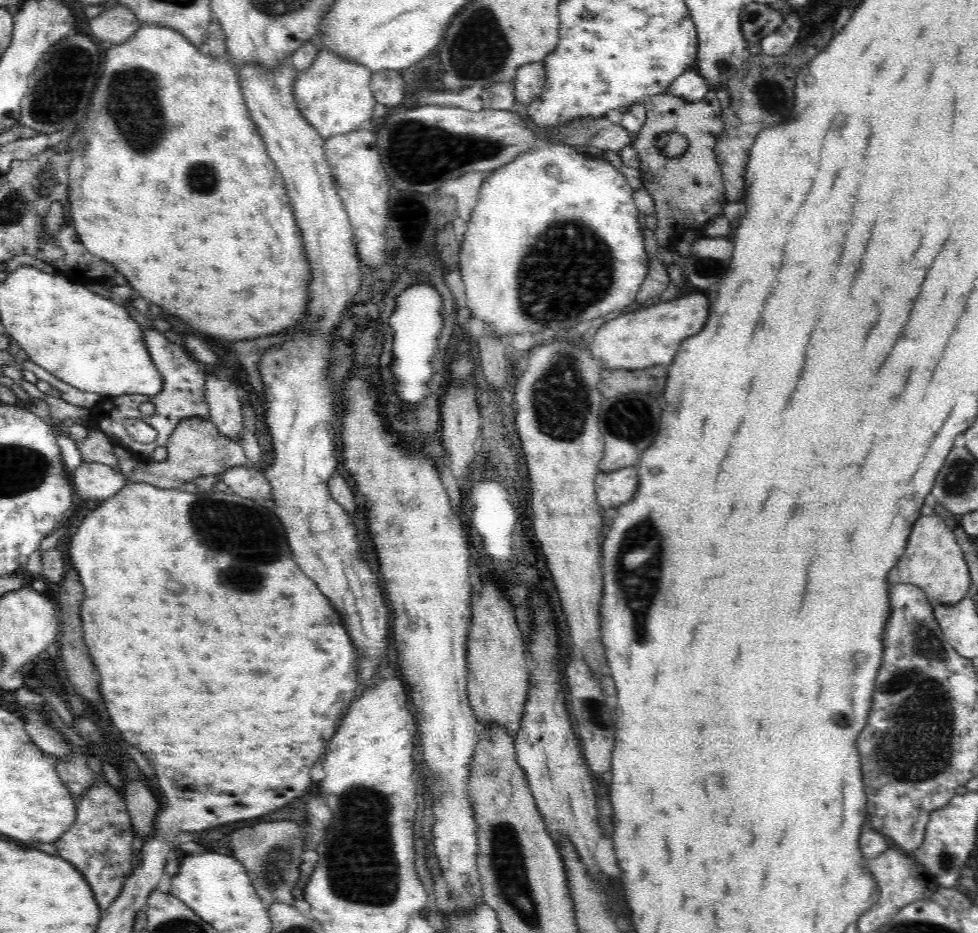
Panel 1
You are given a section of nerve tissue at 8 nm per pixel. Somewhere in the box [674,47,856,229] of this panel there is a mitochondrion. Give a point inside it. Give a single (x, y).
(771, 99)

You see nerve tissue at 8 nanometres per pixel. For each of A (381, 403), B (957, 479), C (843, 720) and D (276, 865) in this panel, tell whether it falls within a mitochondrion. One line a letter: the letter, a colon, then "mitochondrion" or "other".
A: other
B: mitochondrion
C: other
D: mitochondrion

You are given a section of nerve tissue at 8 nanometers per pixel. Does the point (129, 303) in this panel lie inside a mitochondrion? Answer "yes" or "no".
no

